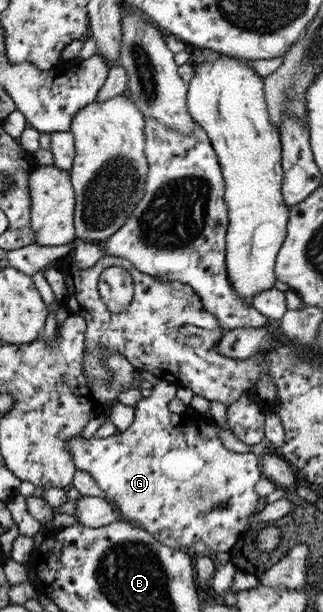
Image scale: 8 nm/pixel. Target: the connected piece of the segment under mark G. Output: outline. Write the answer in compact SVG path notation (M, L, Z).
M159 380L159 383L155 386L151 386L151 389L152 394L143 397L137 406L135 406L135 419L131 427L127 430L120 431L120 434L113 434L106 438L91 437L90 439L84 440L79 434L72 436L72 438L68 440L68 449L72 456L72 461L79 470L83 469L83 472L86 472L95 480L99 489L105 493L104 498L114 505L114 508L117 509L117 512L121 514L124 520L129 520L142 529L144 528L161 544L175 549L189 550L195 542L201 542L210 549L216 550L217 553L228 552L237 542L240 532L245 530L248 526L248 521L259 511L257 504L259 504L260 496L255 492L255 485L263 478L259 459L257 459L257 455L252 453L251 450L247 453L237 453L227 449L217 433L216 424L214 425L209 418L204 418L201 413L197 411L193 412L189 409L180 415L170 412L169 403L174 399L176 389L172 383Z

